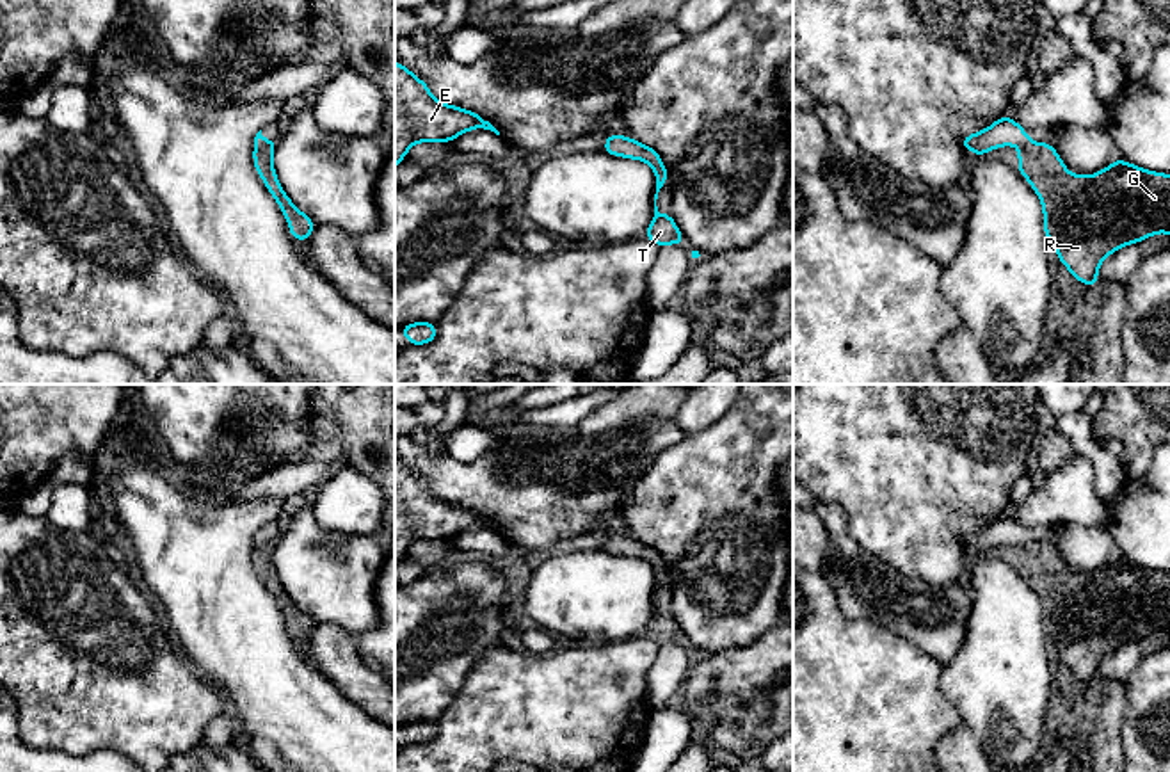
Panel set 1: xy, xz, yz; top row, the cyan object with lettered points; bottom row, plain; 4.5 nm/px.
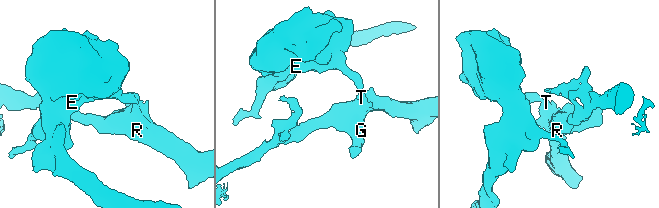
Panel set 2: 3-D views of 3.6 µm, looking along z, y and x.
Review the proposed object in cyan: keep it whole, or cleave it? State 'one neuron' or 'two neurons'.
one neuron

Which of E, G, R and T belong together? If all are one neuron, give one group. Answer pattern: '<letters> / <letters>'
E G R T

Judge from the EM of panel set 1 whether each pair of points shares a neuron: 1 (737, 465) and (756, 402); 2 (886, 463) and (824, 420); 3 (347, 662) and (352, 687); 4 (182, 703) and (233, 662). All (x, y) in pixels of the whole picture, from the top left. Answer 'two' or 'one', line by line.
1: one
2: one
3: one
4: two

